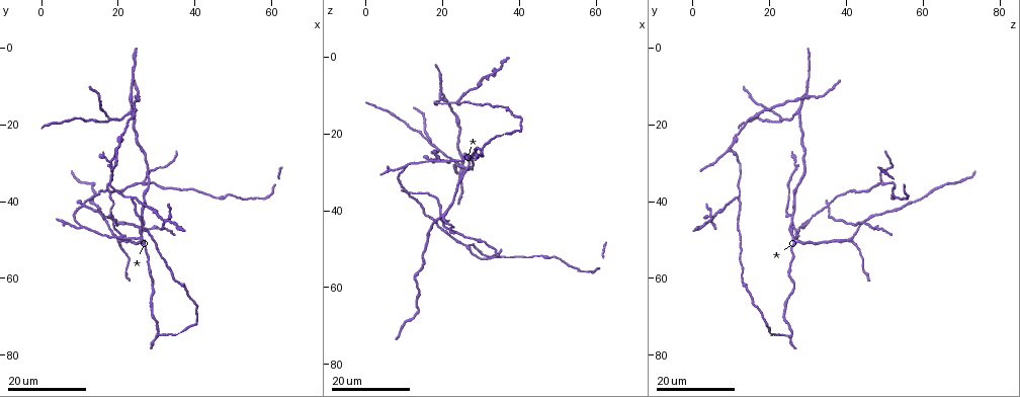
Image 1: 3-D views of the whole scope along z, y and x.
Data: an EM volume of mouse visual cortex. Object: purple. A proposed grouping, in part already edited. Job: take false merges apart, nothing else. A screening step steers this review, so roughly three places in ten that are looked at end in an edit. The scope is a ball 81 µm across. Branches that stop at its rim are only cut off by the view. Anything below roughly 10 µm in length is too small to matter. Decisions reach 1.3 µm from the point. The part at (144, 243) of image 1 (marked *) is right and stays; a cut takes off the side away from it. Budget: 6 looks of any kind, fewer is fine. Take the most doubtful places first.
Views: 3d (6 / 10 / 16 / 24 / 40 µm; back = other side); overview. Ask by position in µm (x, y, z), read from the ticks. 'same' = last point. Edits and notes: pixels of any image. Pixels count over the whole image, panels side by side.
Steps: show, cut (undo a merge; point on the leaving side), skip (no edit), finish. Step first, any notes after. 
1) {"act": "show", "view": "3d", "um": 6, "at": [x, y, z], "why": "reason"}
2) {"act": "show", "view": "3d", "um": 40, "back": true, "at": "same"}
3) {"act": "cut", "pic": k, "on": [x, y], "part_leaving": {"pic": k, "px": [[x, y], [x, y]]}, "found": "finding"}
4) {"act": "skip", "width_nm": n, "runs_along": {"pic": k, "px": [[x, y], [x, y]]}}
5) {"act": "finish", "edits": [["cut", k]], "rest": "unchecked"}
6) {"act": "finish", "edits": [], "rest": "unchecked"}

{"act": "show", "view": "3d", "um": 16, "at": [11.5, 40.5, 35.0], "why": "looks like a crossing"}

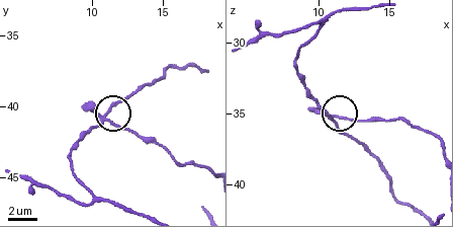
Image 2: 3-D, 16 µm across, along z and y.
{"act": "show", "view": "3d", "um": 10, "at": [11.0, 40.8, 35.4]}

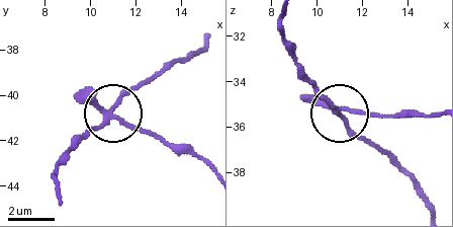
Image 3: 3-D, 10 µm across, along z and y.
{"act": "cut", "pic": 3, "on": [83, 95], "width_nm": 190, "part_leaving": {"pic": 3, "px": [[109, 117], [188, 148], [205, 163]]}, "found": "two neurons meet here"}

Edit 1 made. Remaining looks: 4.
{"act": "show", "view": "overview", "why": "redraw"}

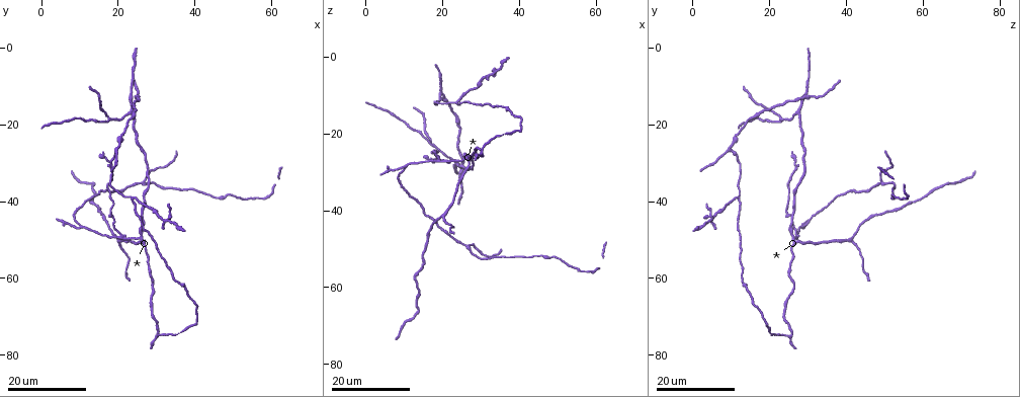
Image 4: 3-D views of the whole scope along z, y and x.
{"act": "show", "view": "3d", "um": 16, "at": [17.5, 19.0, 23.5], "why": "two arms in line, one across"}

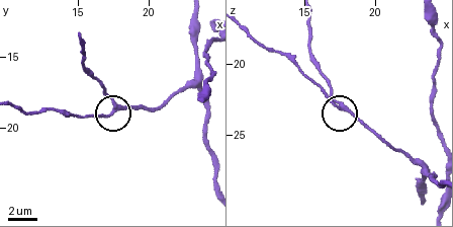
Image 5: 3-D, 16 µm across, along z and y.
{"act": "show", "view": "3d", "um": 6, "at": [17.6, 18.6, 23.0], "why": "closer look"}

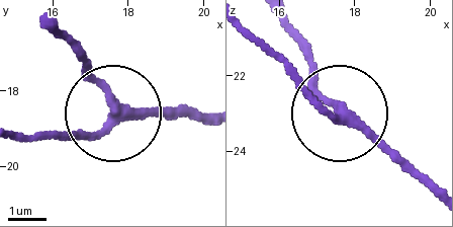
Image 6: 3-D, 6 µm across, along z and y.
{"act": "skip", "runs_along": {"pic": 6, "px": [[202, 117], [118, 114], [89, 78], [80, 42]]}, "found": "one neuron here"}

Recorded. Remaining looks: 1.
{"act": "finish", "edits": [["cut", 3]], "rest": "unchecked"}

